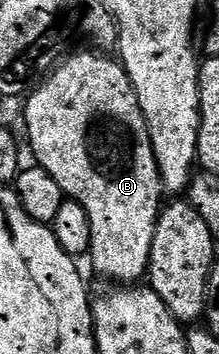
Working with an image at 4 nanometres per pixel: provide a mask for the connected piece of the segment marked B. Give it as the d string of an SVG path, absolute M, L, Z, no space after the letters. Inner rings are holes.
M94 48L86 49L90 50L71 53L65 59L67 62L63 61L25 99L26 134L30 137L33 161L60 184L69 201L79 202L84 212L88 212L88 224L92 224L88 261L94 265L95 272L107 278L110 284L138 284L141 278L143 281L147 277L150 269L152 240L164 206L162 181L152 152L152 140L148 136L148 124L144 112L140 112L128 72L117 57L97 54Z

